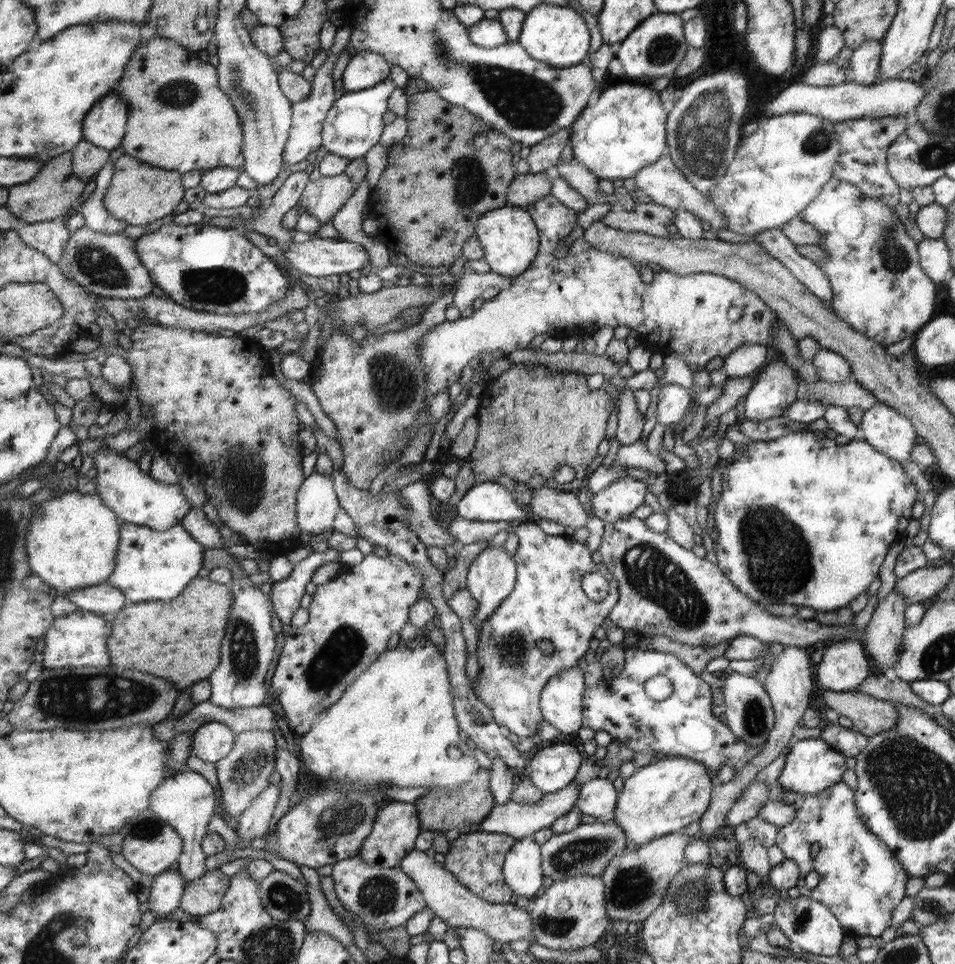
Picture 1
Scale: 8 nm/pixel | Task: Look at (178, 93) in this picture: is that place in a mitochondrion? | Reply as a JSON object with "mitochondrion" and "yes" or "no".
{"mitochondrion":"yes"}

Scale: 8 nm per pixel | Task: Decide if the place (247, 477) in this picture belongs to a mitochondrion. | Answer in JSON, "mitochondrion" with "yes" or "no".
{"mitochondrion":"yes"}

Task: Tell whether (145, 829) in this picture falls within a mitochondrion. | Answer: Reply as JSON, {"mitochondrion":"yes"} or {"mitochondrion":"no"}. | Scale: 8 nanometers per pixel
{"mitochondrion":"yes"}

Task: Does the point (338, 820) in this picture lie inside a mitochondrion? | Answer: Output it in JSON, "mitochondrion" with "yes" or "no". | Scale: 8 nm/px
{"mitochondrion":"yes"}

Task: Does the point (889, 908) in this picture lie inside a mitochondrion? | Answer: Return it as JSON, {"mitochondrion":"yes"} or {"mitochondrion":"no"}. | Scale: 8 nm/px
{"mitochondrion":"no"}

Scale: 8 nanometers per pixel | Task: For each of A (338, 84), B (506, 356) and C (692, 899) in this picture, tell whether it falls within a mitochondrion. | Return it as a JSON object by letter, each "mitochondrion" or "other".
{"A":"other","B":"other","C":"mitochondrion"}

